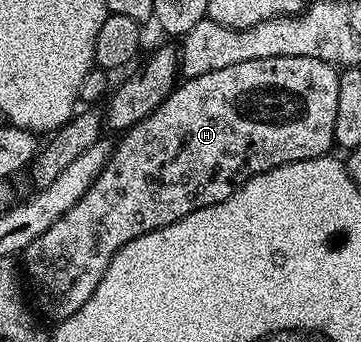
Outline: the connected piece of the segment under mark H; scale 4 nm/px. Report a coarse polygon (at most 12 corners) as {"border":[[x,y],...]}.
{"border":[[333,65],[189,76],[22,253],[59,322],[123,244],[333,147]]}

